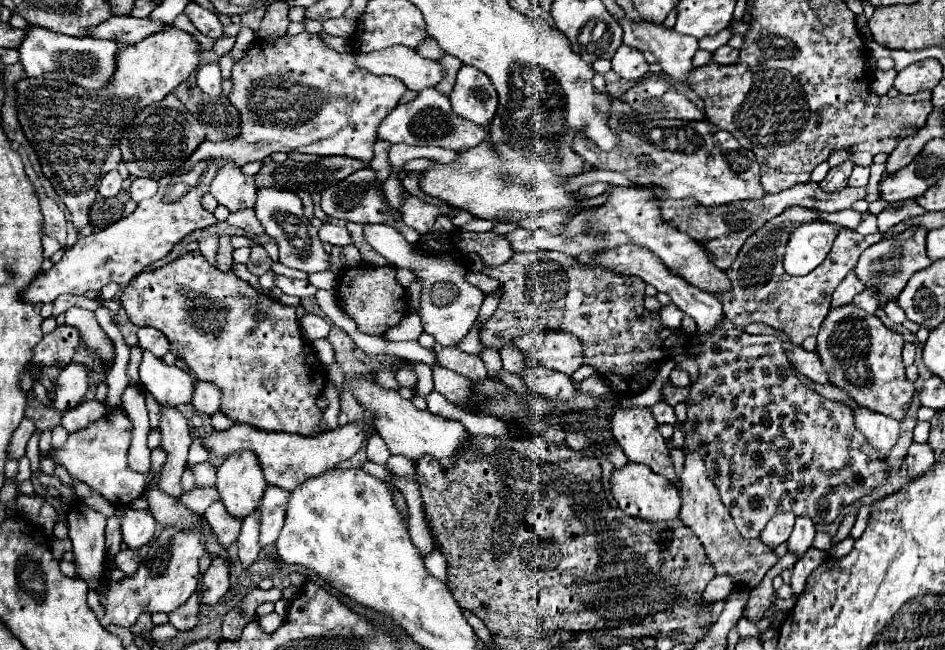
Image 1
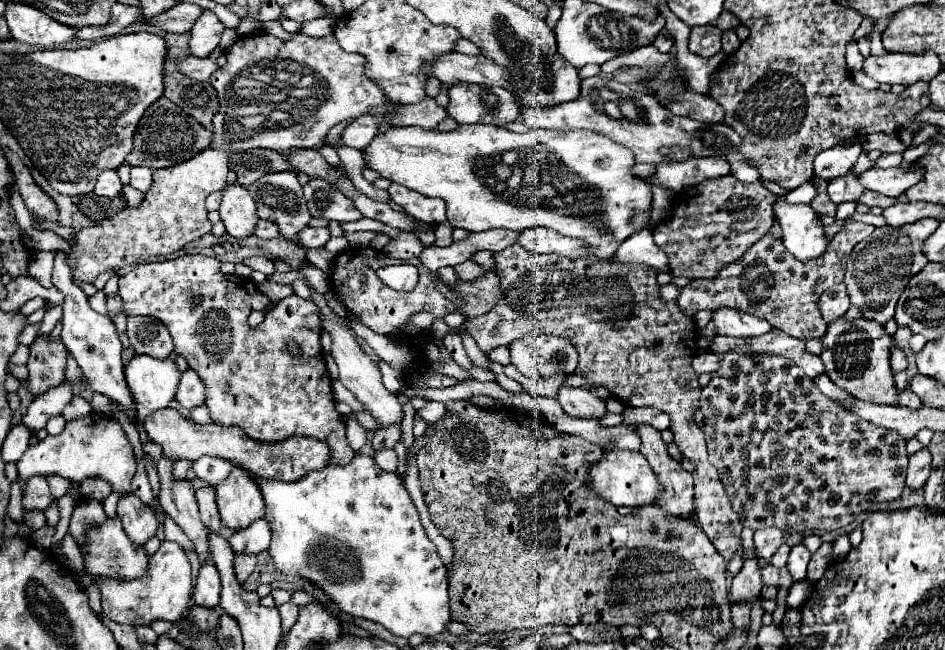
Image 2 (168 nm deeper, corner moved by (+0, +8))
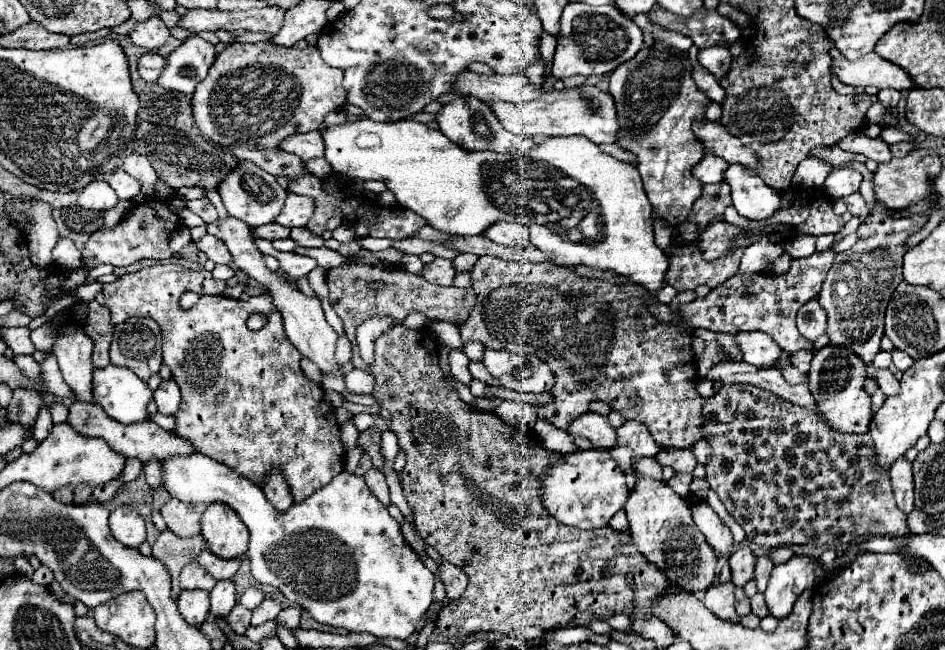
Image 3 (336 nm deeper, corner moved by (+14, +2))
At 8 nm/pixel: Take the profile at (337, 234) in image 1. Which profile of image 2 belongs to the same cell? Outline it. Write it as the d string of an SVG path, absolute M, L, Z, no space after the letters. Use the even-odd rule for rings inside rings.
M303 228L299 232L299 242L305 246L305 248L315 248L315 246L325 246L325 242L331 238L331 232L329 228Z

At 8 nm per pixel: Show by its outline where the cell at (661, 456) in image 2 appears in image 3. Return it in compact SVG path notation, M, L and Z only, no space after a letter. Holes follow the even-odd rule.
M641 476L625 504L625 512L633 544L651 564L665 572L667 580L673 586L691 594L705 592L713 586L713 580L717 576L717 554L695 526L689 504L679 494L675 494L665 482Z

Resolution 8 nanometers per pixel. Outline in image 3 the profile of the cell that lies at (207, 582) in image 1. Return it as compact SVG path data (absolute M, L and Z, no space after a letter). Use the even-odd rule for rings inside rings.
M183 590L179 600L179 614L191 626L201 626L209 614L209 594L205 590Z

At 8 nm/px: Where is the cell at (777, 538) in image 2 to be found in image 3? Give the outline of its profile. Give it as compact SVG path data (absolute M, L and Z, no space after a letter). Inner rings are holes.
M741 548L729 558L729 566L731 566L733 584L735 586L745 586L753 578L755 556L753 556L753 552L749 548Z

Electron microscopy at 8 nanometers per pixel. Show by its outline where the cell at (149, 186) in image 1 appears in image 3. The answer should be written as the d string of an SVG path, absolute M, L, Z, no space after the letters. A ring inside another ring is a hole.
M121 168L111 174L109 186L117 192L117 196L119 196L121 200L131 200L131 198L135 198L135 196L139 194L139 190L141 190L141 182L139 182L137 178L129 176L129 174L127 174L125 170L121 170Z

